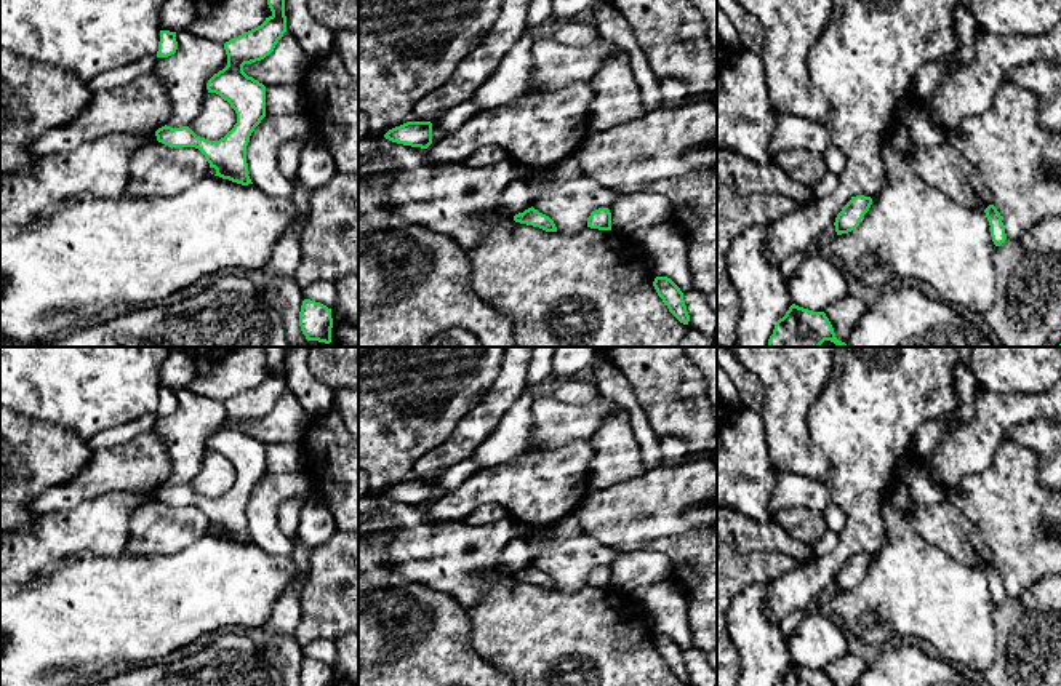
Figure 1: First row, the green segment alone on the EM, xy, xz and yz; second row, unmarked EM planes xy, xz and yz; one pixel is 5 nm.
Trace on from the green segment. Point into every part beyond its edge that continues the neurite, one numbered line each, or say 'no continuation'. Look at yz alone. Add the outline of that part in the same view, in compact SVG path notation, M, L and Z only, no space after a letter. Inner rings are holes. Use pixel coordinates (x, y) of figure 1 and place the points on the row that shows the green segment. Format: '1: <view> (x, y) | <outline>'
no continuation

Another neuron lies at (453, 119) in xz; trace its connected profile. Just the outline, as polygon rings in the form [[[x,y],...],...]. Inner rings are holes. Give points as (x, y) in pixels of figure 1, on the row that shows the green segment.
[[[462,102],[450,110],[445,110],[442,117],[432,125],[432,139],[440,139],[450,133],[454,133],[478,112],[480,109],[472,102]]]

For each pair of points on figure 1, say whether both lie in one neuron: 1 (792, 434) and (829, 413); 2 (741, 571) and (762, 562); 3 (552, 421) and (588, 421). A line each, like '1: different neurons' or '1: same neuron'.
1: different neurons
2: same neuron
3: same neuron

